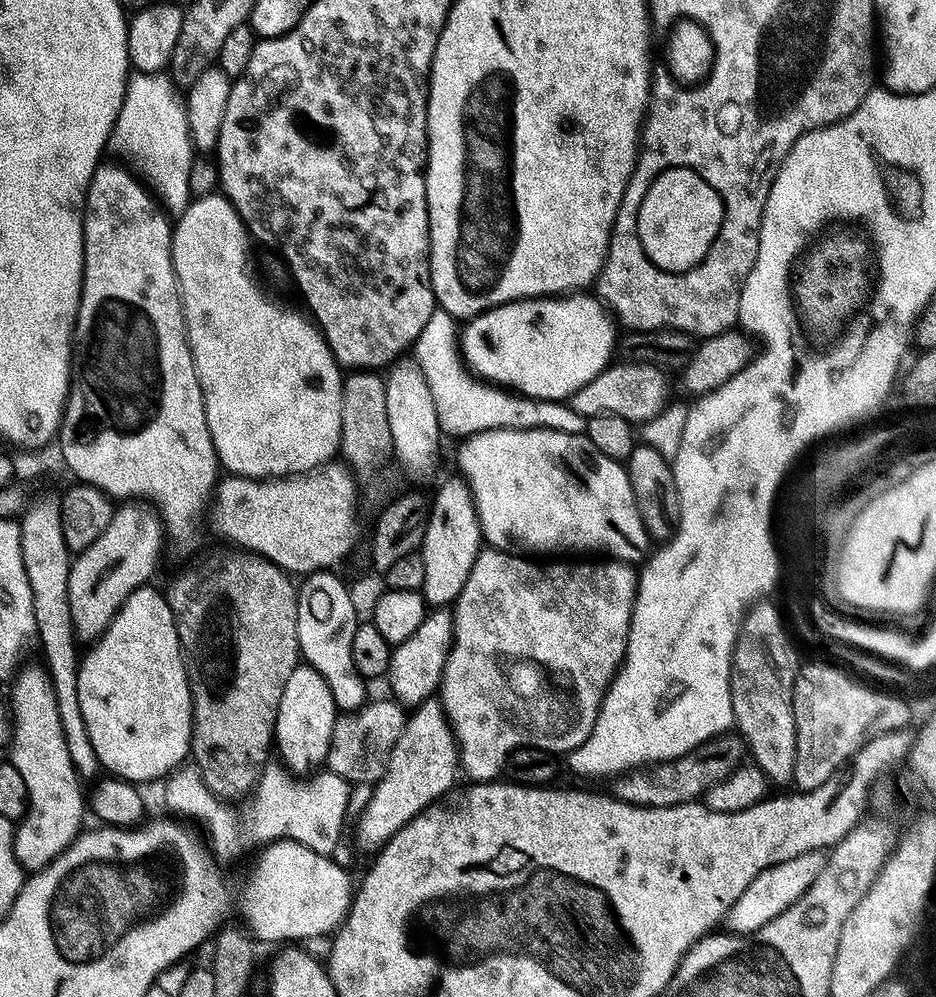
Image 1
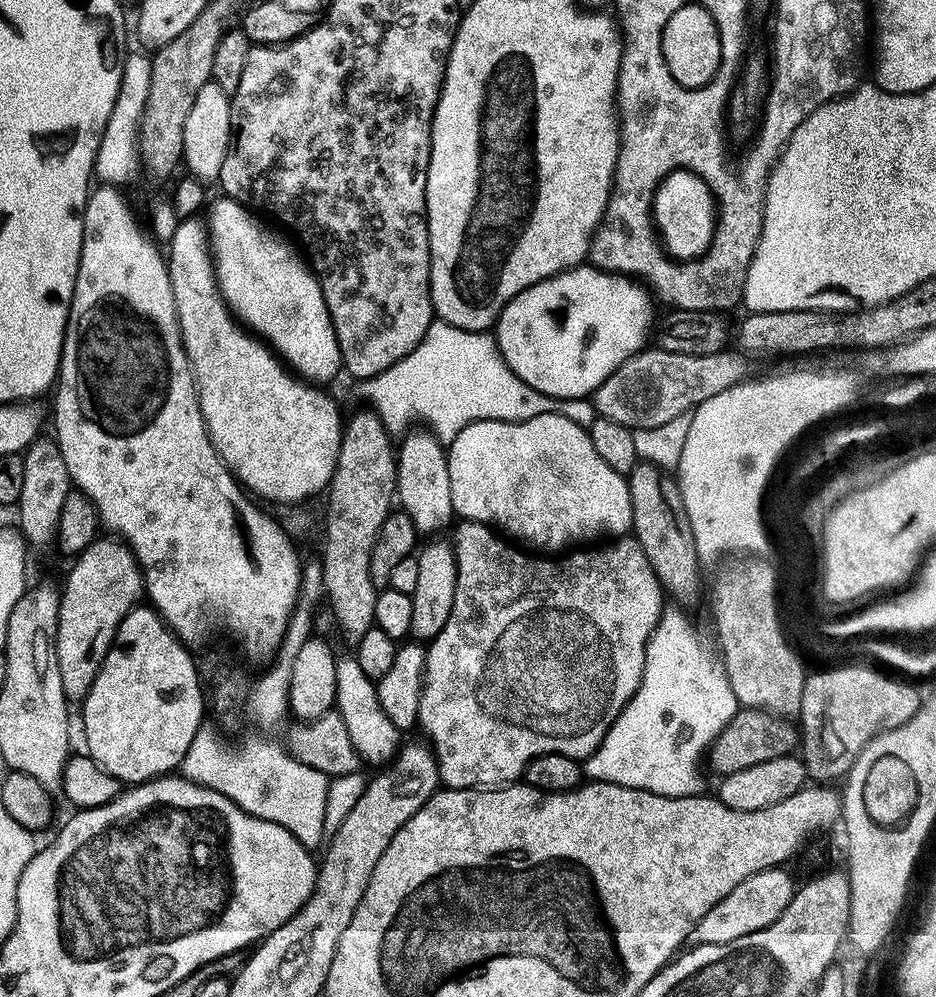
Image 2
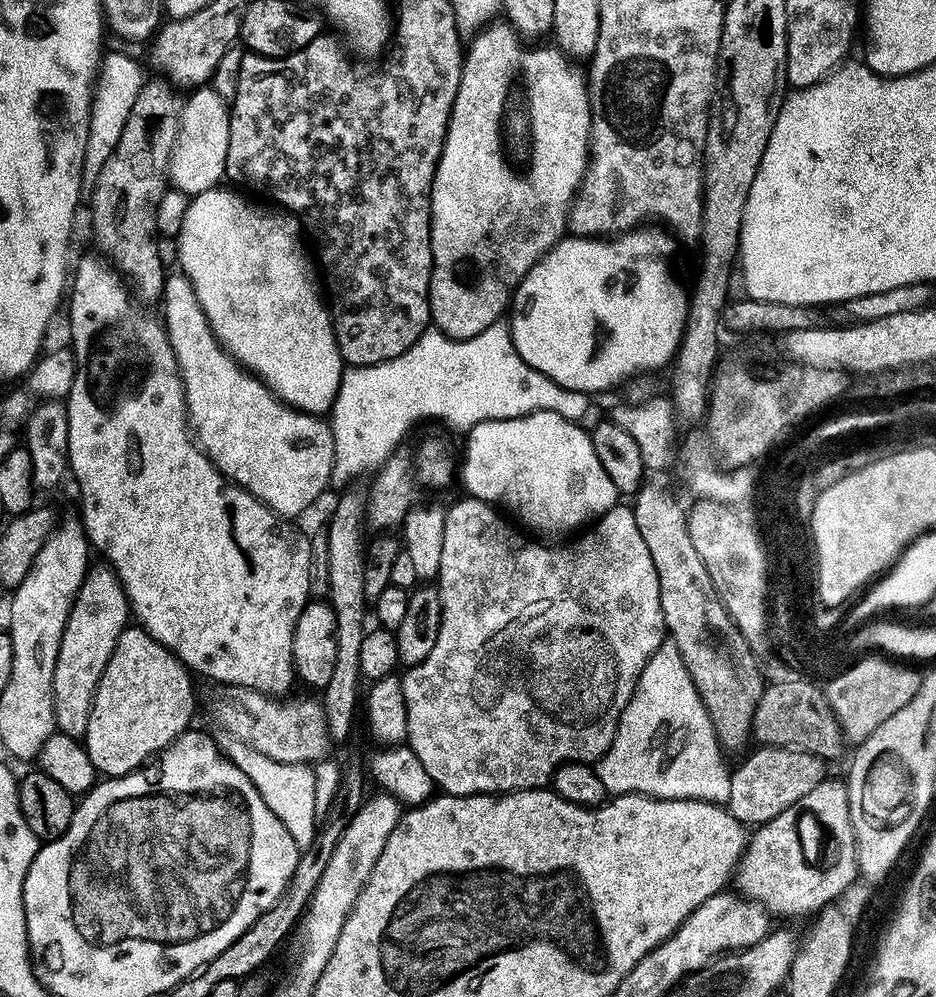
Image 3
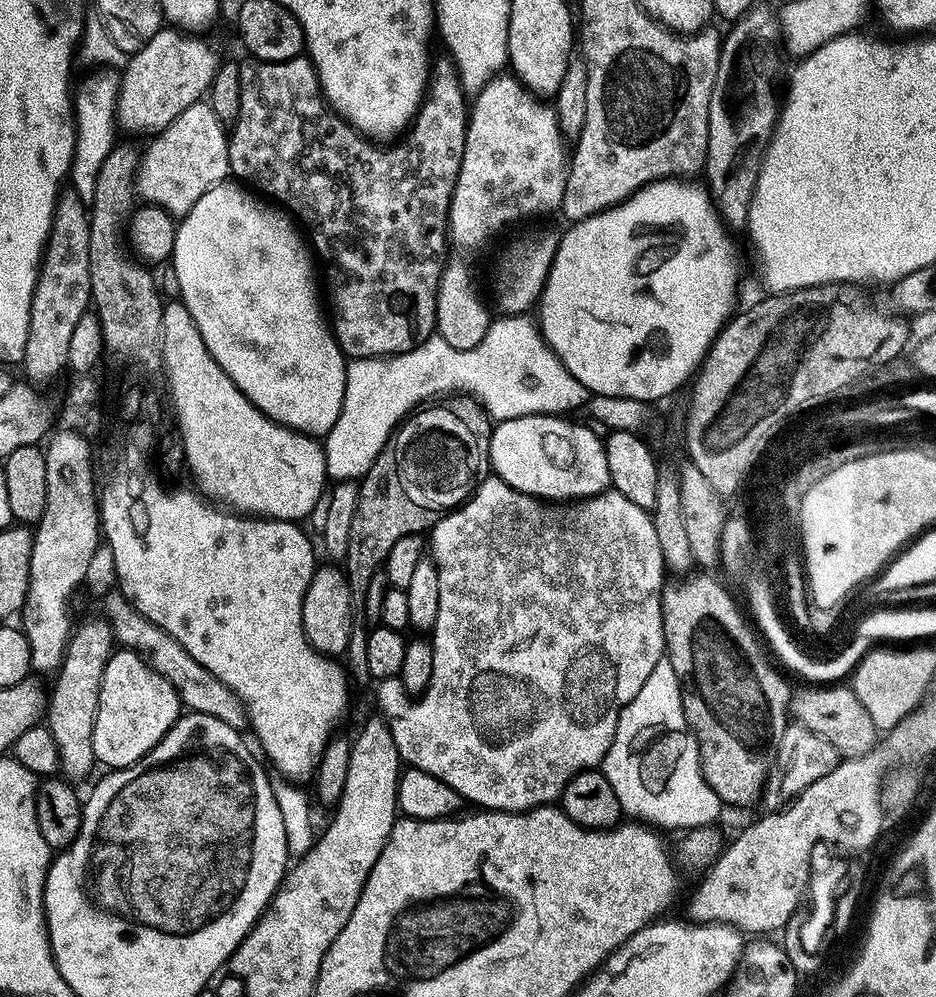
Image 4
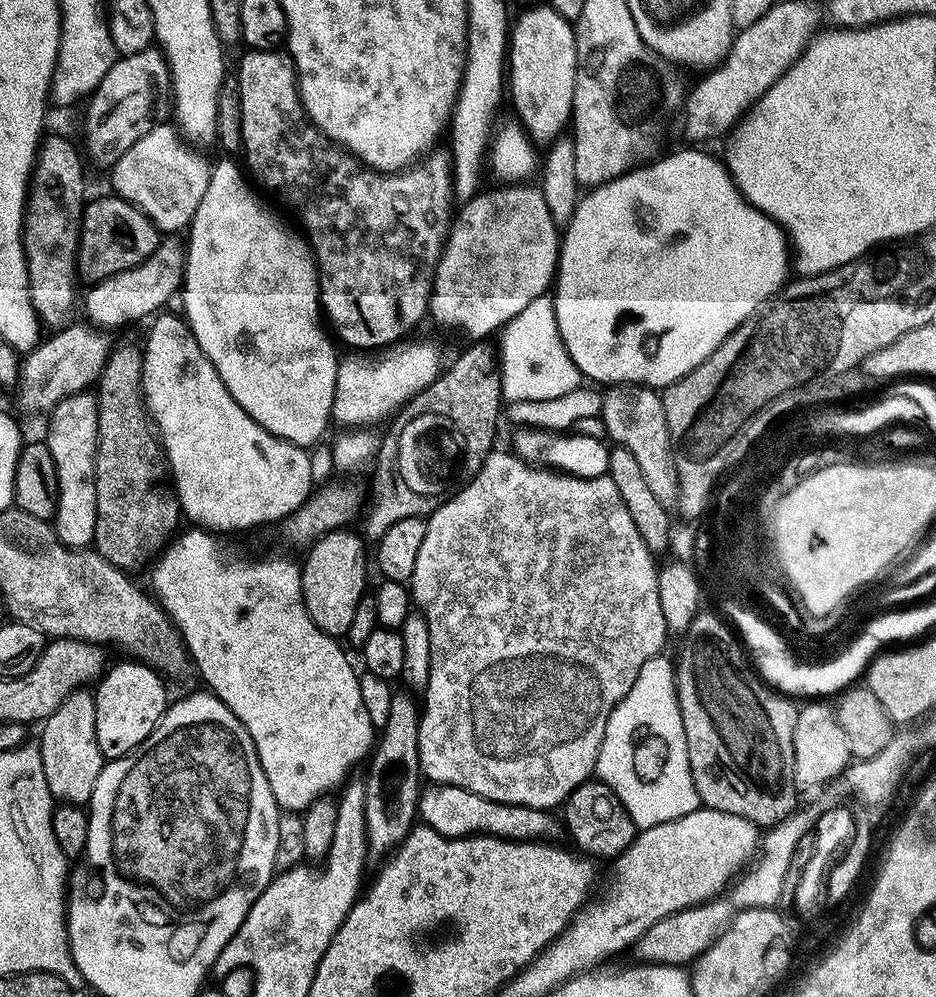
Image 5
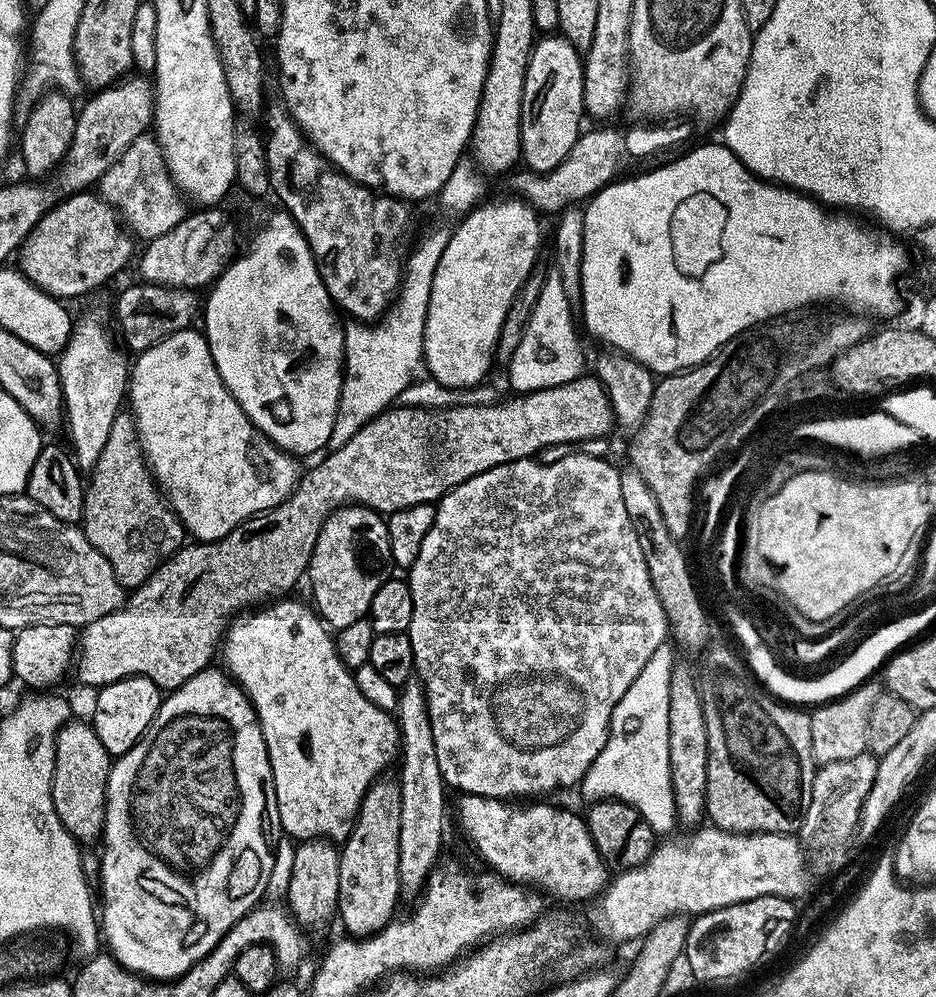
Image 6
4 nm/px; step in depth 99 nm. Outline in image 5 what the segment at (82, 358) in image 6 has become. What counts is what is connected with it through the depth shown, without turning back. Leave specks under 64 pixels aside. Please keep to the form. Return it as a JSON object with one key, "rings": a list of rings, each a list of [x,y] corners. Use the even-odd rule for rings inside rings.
{"rings":[[[91,391],[66,397],[52,409],[46,443],[56,467],[56,537],[68,548],[84,550],[94,541],[96,525],[96,443],[98,442],[97,397]]]}

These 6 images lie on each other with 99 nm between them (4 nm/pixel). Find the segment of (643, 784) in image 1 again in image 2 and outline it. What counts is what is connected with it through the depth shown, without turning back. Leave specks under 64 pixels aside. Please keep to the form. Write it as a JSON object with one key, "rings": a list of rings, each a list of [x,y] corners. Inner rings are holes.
{"rings":[[[740,708],[714,738],[711,748],[707,749],[706,764],[717,772],[717,777],[723,778],[738,774],[738,770],[795,753],[797,748],[798,728],[795,723],[757,708]]]}

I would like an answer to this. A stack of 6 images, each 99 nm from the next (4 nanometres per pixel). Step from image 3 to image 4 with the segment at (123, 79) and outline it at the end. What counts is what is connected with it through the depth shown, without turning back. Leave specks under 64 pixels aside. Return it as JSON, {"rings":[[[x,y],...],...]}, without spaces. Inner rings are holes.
{"rings":[[[107,66],[97,67],[97,72],[92,72],[80,84],[80,89],[74,92],[74,119],[76,121],[76,148],[72,151],[72,170],[70,173],[70,188],[78,194],[78,198],[86,206],[94,202],[94,186],[98,186],[98,170],[102,170],[102,162],[110,154],[110,150],[117,143],[117,125],[114,123],[116,115],[116,98],[120,94],[120,76]]]}

